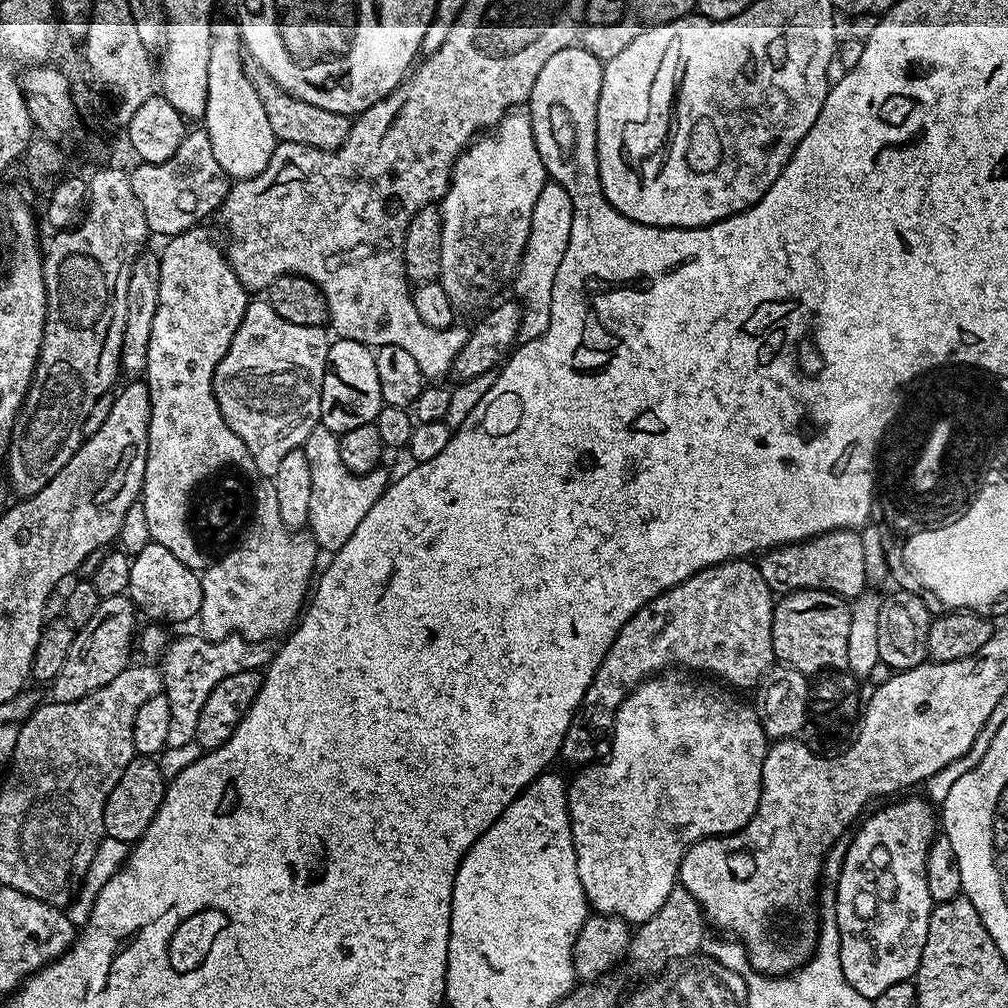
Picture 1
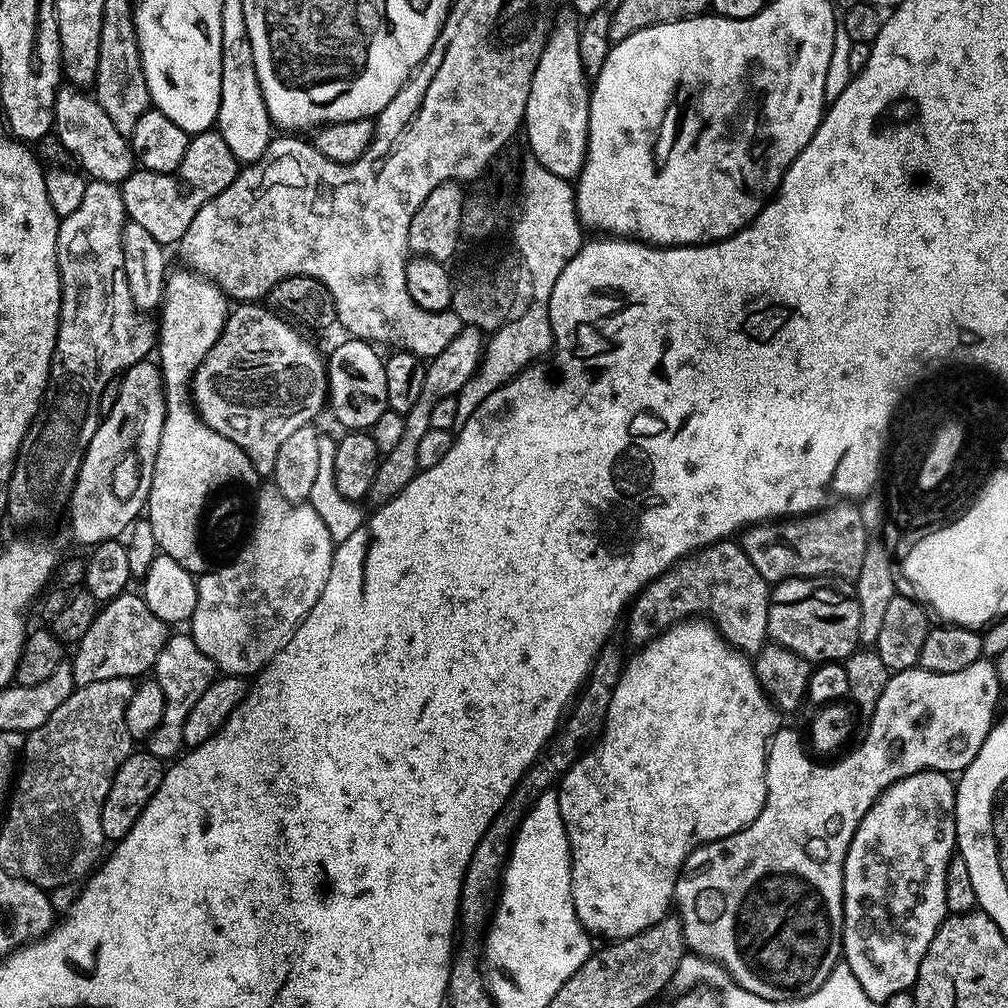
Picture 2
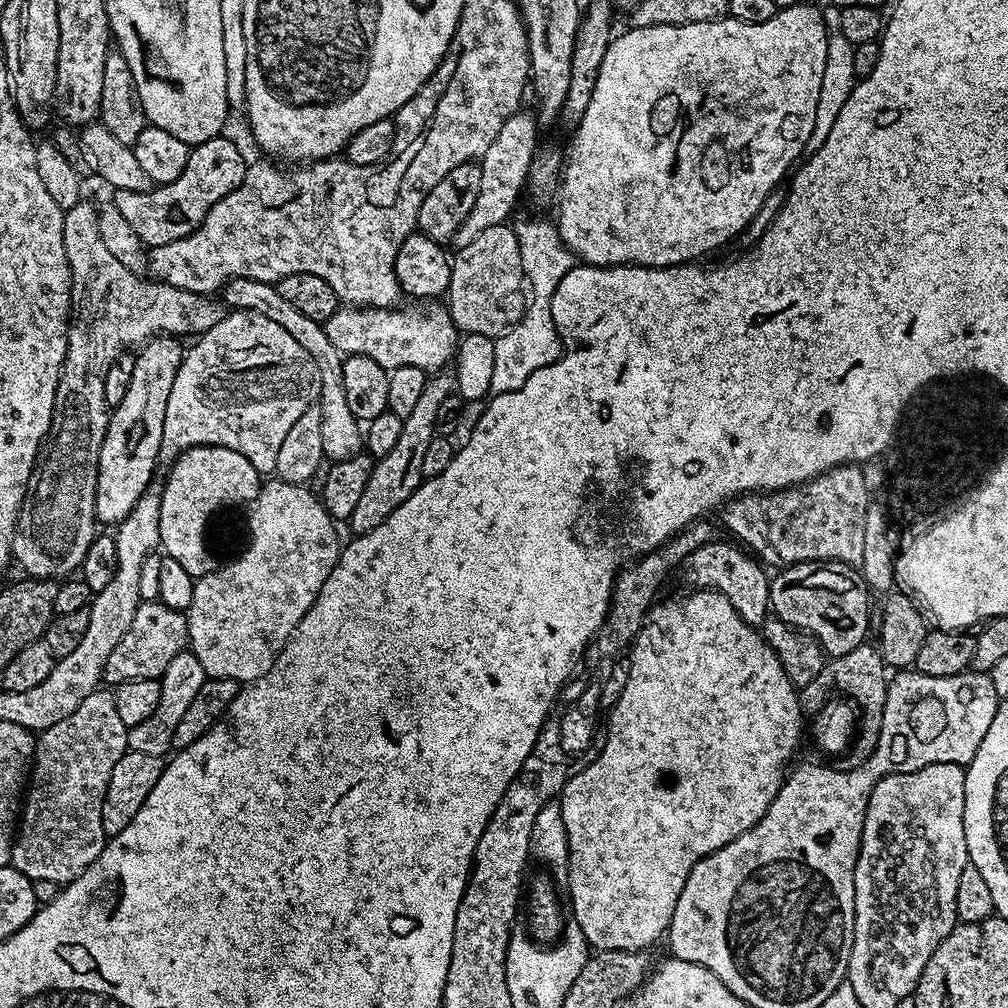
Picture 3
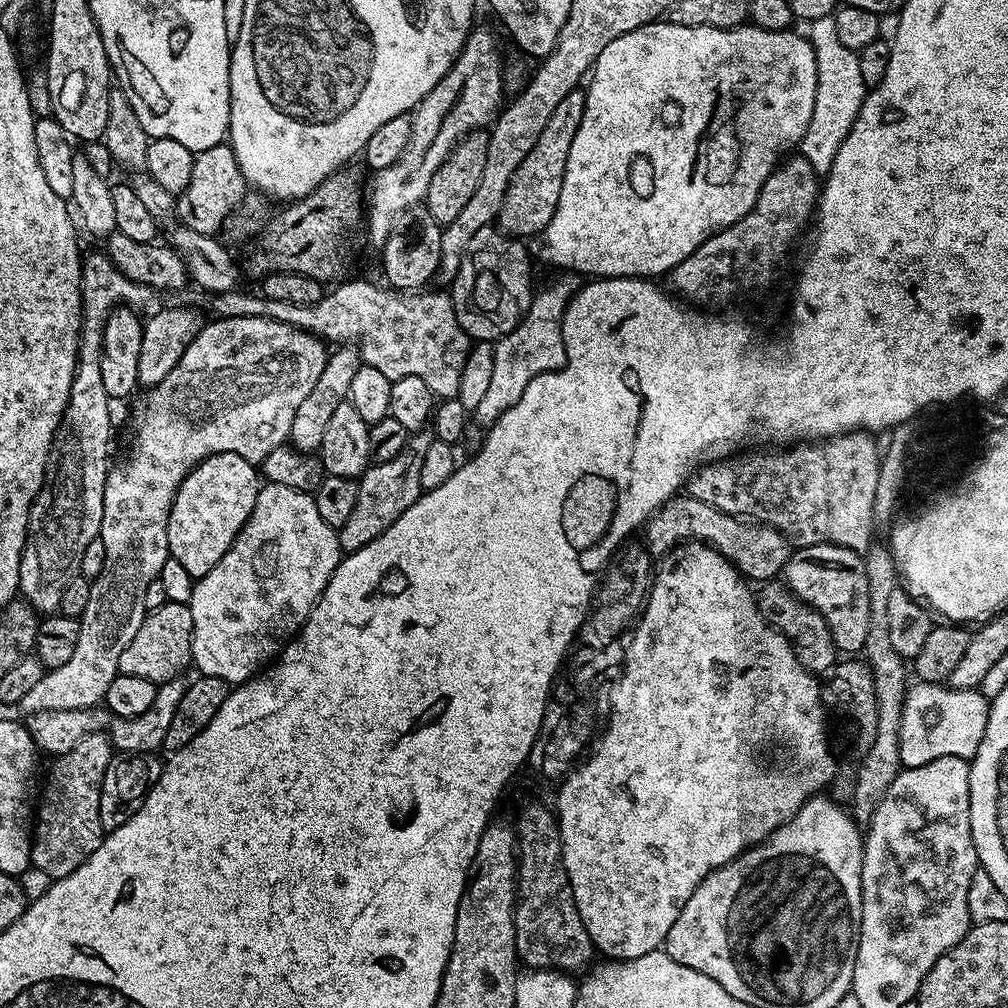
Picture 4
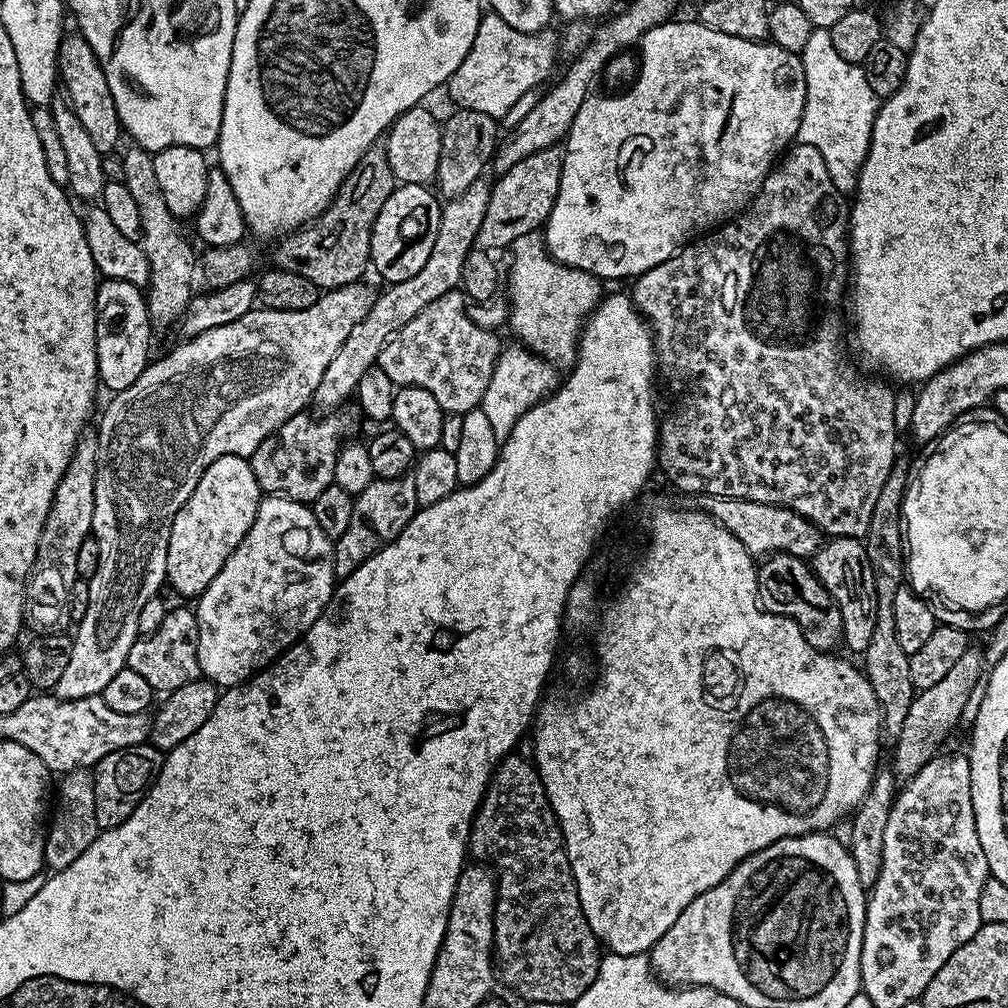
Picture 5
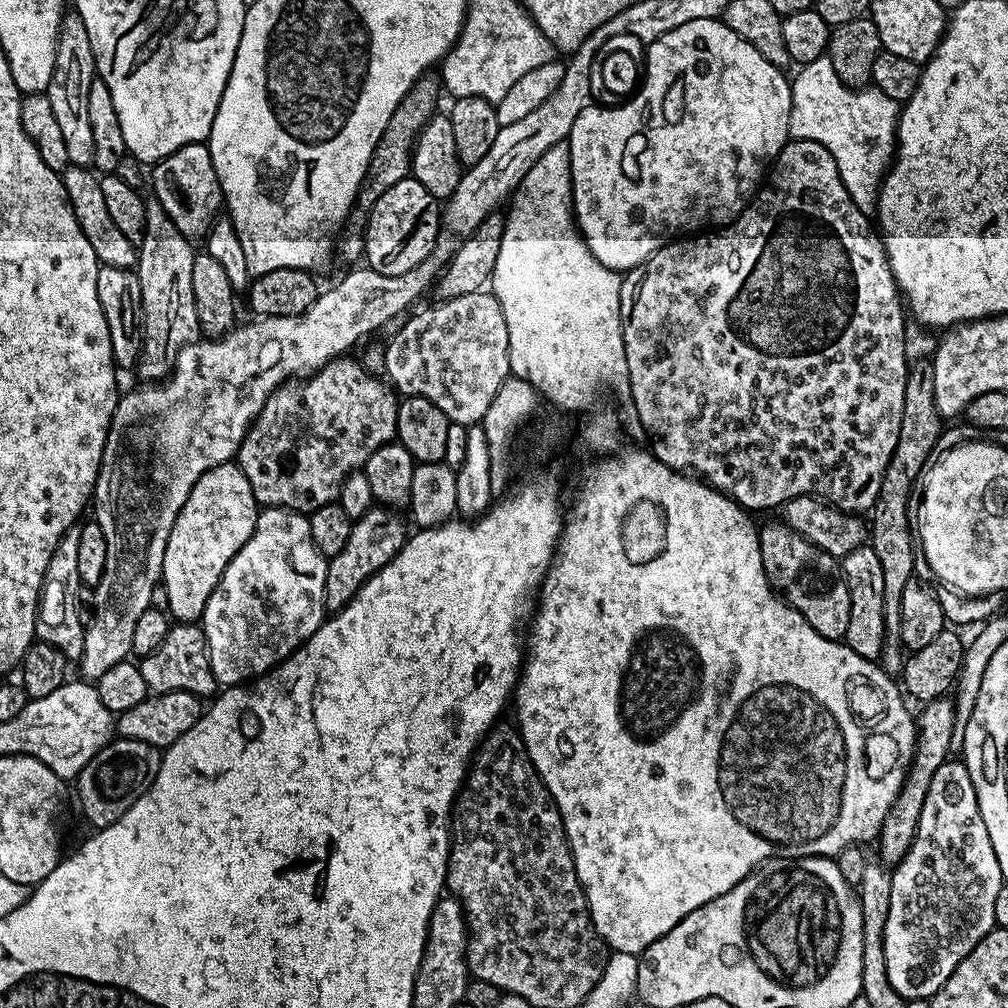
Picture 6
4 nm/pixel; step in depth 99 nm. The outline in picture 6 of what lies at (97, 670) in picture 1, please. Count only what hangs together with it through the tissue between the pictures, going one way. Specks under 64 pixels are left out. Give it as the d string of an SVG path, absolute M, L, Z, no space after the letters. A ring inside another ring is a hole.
M173 623L166 638L162 638L162 646L158 646L154 654L143 657L139 661L139 666L149 693L189 692L201 698L212 698L217 695L218 685L210 666L206 634L199 623Z

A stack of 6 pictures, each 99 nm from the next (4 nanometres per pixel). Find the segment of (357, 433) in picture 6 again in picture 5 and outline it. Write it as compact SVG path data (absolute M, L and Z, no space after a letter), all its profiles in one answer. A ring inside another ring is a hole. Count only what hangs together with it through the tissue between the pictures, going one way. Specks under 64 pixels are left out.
M336 414L321 415L324 416L321 420L308 415L289 416L277 432L254 450L250 463L261 493L283 494L292 500L310 502L334 483L334 462L345 439L344 424Z

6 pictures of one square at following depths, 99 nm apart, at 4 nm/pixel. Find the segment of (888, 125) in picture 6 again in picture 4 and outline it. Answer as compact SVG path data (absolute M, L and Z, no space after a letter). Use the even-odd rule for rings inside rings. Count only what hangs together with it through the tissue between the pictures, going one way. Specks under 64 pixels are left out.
M835 15L813 20L807 28L806 35L812 44L814 62L818 66L818 82L814 94L814 114L810 114L810 126L806 126L806 134L800 139L798 152L806 162L810 162L817 174L827 174L834 162L834 154L838 154L838 146L842 146L850 126L854 126L858 110L862 110L866 87L857 53L838 42Z

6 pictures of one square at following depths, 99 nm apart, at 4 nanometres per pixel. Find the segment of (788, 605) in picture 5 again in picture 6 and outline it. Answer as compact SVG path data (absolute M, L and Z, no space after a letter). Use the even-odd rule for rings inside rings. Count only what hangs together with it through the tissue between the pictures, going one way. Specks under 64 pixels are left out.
M783 522L768 524L765 528L761 527L759 533L762 566L769 584L792 607L799 610L802 618L806 618L806 622L810 622L810 626L814 626L814 630L818 630L822 638L843 641L846 626L850 626L850 590L848 589L848 577L842 574L841 561L826 550L814 546L806 538L802 538Z

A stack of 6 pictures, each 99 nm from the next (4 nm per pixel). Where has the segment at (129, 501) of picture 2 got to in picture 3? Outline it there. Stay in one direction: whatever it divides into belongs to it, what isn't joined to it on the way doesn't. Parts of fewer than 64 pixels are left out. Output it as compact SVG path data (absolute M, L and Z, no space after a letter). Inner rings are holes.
M161 334L139 345L126 394L122 402L111 409L108 429L98 454L96 474L96 519L101 525L119 525L134 508L138 498L149 489L152 471L158 465L166 402L180 369L176 340L175 335Z

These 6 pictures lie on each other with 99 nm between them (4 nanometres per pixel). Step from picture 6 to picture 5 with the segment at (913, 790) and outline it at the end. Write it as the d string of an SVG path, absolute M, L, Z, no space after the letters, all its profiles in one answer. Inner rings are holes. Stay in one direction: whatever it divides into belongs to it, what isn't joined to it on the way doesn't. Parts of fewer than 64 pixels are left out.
M969 646L966 654L958 658L958 662L945 674L936 685L921 688L912 697L910 714L906 714L906 722L902 726L900 735L895 737L896 768L894 772L901 781L907 782L912 776L926 766L932 757L941 751L940 743L952 732L956 723L964 720L966 702L970 702L970 694L978 683L978 678L986 675L984 653L979 647Z

